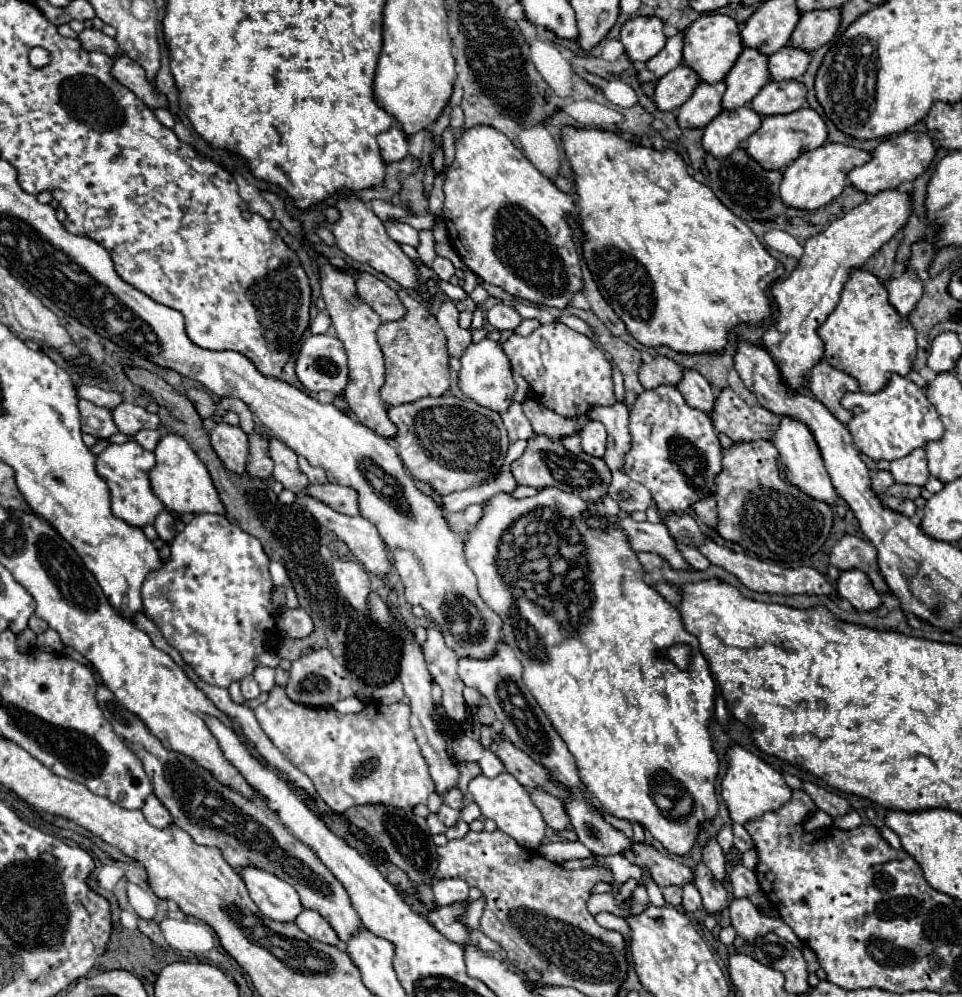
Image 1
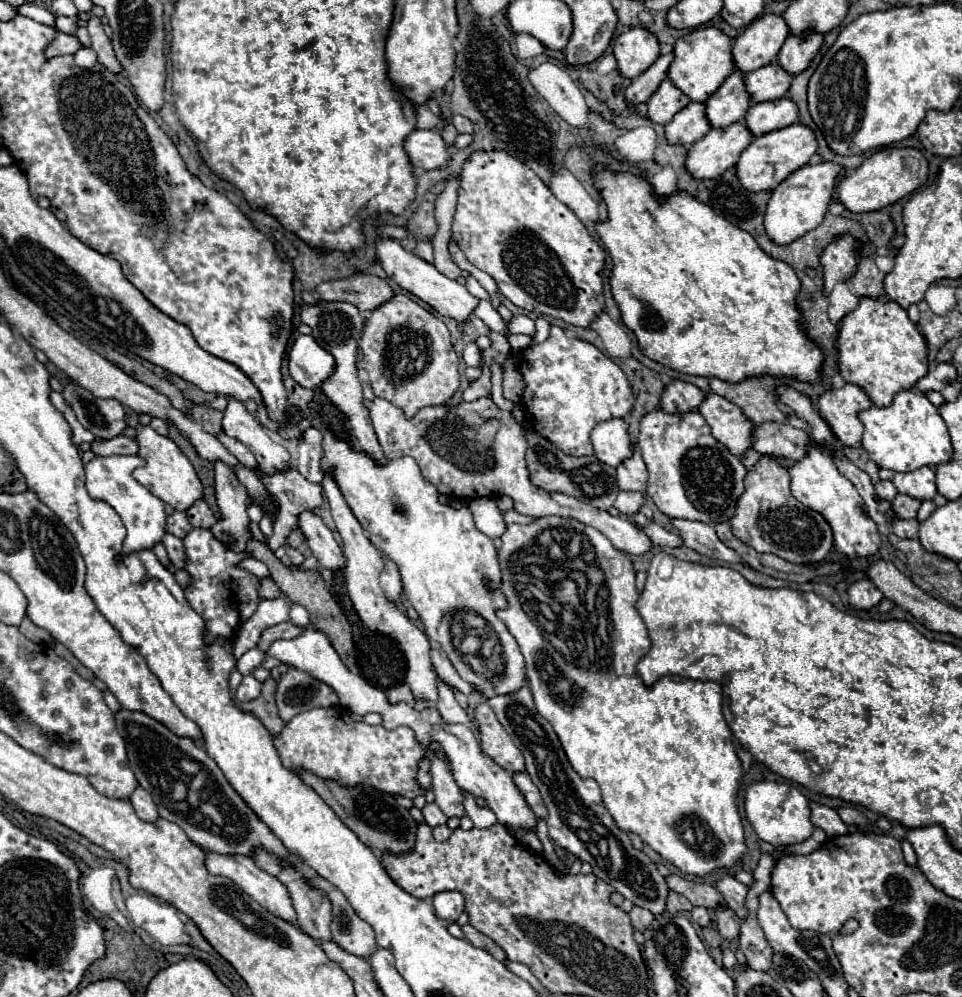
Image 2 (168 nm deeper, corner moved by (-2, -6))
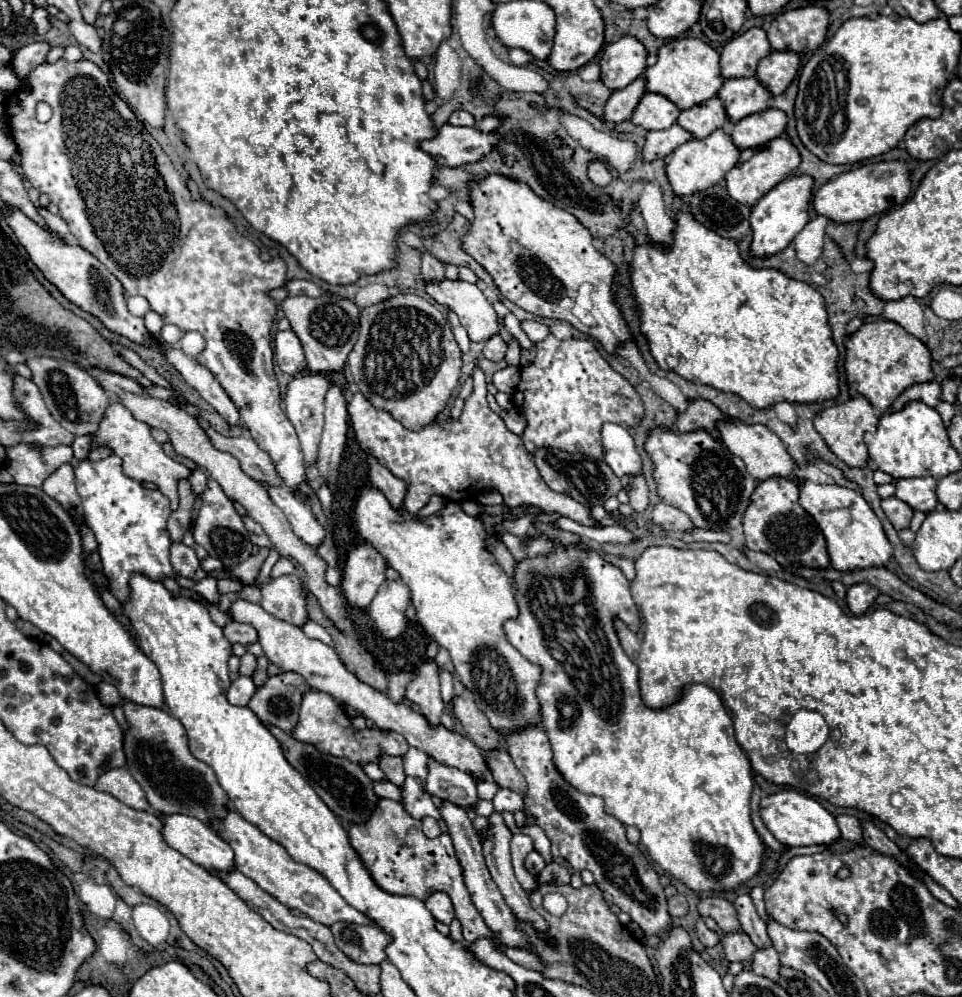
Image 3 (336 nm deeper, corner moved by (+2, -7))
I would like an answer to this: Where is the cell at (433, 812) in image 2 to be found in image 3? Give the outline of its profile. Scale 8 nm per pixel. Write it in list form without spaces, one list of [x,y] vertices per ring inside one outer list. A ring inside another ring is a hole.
[[[406,778],[406,784],[404,784],[404,790],[402,790],[402,806],[406,808],[406,812],[412,816],[412,818],[426,818],[426,816],[432,816],[432,818],[438,818],[438,808],[434,806],[432,798],[422,792],[420,788],[420,782],[416,778]]]

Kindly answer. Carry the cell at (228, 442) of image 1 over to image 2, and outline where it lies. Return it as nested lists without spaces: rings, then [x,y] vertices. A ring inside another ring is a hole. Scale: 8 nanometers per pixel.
[[[214,463],[214,491],[220,519],[210,527],[214,537],[234,553],[246,551],[246,541],[252,539],[246,515],[246,489],[236,481],[234,471],[224,463]]]

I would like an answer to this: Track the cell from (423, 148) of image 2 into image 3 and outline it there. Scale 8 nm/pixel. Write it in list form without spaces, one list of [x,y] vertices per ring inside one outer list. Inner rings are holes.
[[[444,124],[434,138],[420,142],[420,150],[430,154],[436,166],[462,166],[480,160],[498,144],[498,134],[482,134],[476,128]]]

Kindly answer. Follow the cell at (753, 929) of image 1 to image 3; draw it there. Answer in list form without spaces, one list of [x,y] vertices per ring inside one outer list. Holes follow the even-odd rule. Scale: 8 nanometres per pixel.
[[[764,946],[758,948],[752,954],[752,960],[748,962],[748,968],[758,974],[758,976],[766,976],[770,980],[778,980],[778,968],[780,968],[780,960],[778,960],[778,952],[772,946]]]

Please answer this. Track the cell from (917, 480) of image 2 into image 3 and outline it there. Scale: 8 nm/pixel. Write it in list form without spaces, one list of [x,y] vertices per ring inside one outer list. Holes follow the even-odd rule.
[[[900,478],[896,480],[896,496],[910,504],[914,510],[932,512],[938,504],[936,500],[936,480],[926,478]]]

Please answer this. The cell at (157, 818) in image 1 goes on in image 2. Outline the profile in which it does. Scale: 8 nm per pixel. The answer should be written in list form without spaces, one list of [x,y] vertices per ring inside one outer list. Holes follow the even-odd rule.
[[[142,787],[134,789],[134,793],[130,795],[130,803],[134,805],[134,811],[138,813],[140,819],[144,819],[144,821],[156,821],[158,819],[158,809],[156,809],[150,793],[146,793]]]

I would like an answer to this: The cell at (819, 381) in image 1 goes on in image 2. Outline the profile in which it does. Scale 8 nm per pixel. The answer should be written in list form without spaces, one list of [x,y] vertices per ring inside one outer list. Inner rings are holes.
[[[846,383],[842,389],[826,391],[816,401],[816,407],[842,445],[846,447],[860,445],[864,427],[858,419],[858,413],[862,409],[870,409],[872,401],[858,385]]]

